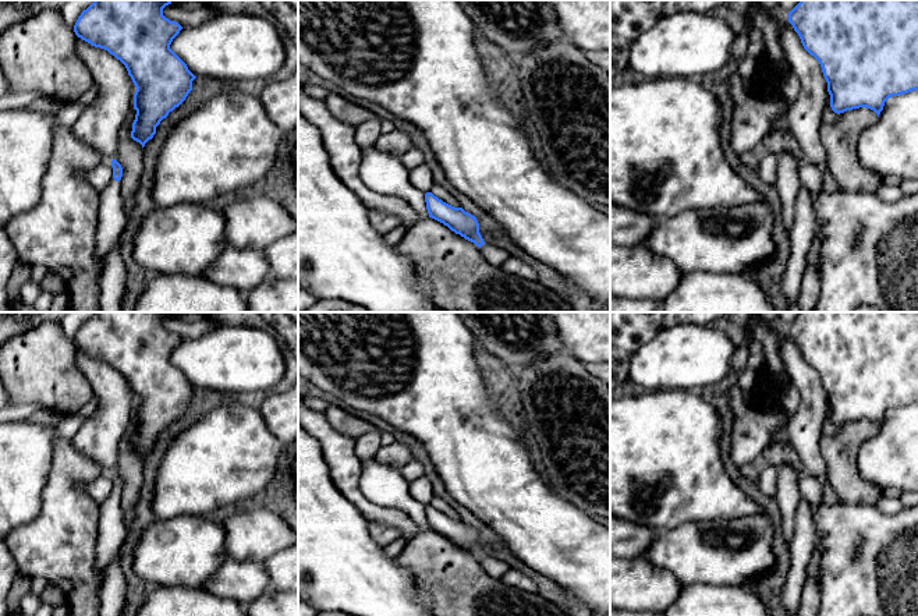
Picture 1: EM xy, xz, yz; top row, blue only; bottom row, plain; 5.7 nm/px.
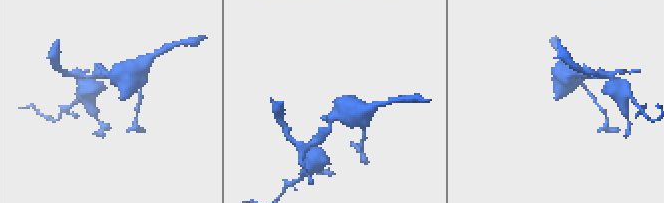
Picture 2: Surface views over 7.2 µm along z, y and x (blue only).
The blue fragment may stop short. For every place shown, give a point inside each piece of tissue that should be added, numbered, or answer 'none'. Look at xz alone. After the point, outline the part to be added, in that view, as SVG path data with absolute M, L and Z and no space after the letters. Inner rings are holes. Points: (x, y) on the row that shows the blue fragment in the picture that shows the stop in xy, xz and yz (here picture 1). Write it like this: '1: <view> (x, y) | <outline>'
none

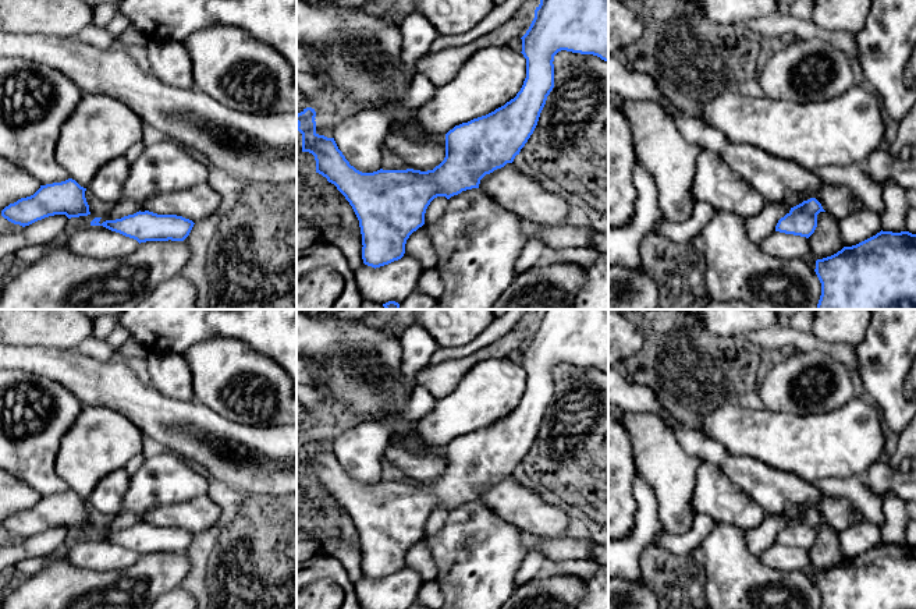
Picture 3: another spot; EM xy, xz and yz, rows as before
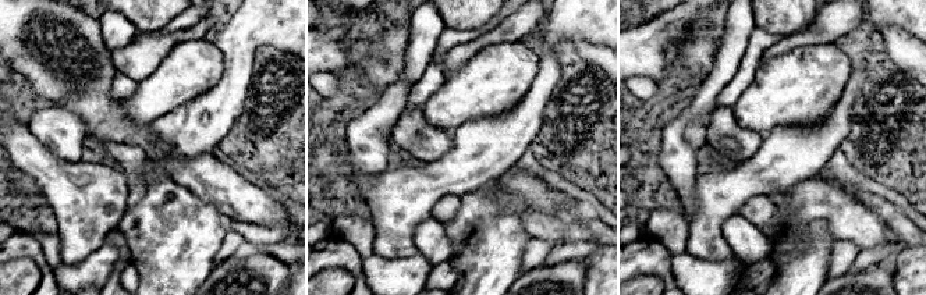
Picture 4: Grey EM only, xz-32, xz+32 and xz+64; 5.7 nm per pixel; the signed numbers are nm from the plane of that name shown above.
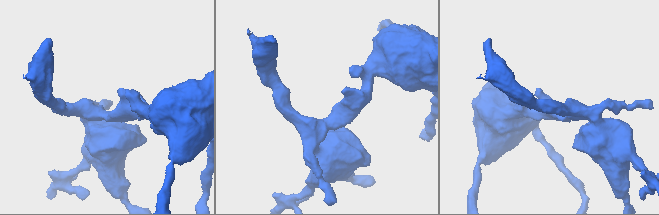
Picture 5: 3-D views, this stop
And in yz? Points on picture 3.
none

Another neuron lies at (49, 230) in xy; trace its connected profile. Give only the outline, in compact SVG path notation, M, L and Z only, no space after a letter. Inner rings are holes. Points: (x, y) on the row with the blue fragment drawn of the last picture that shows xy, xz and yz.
M54 215L25 226L19 231L0 233L0 259L15 254L19 248L54 244L63 240L67 222L65 215Z

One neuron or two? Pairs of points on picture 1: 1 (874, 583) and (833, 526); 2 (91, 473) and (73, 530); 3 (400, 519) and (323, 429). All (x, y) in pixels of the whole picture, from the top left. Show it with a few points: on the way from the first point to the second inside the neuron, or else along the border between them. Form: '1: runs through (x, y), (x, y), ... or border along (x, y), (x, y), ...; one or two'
1: runs through (860, 569), (850, 559), (850, 542), (847, 540); one
2: runs through (74, 478), (70, 482), (70, 513); one
3: runs through (372, 512), (351, 492), (341, 457); one

